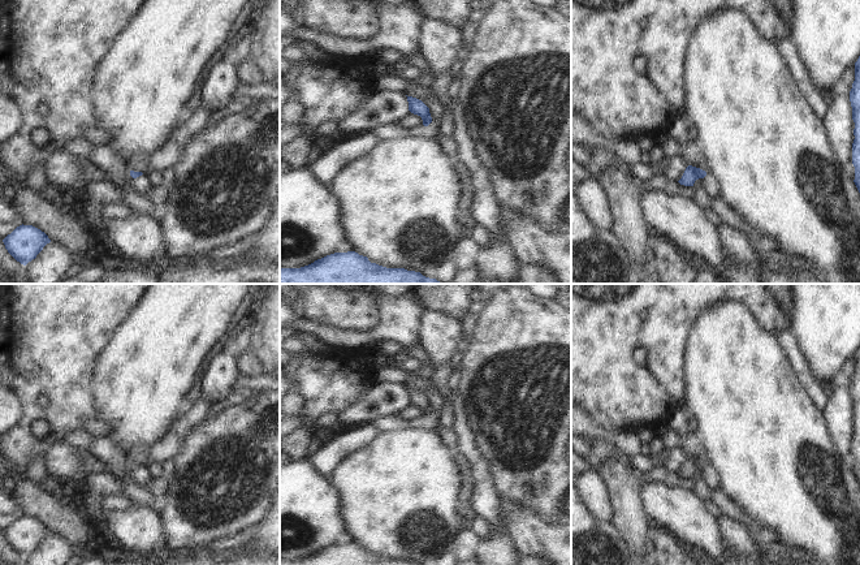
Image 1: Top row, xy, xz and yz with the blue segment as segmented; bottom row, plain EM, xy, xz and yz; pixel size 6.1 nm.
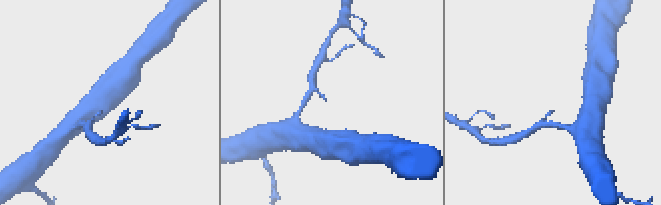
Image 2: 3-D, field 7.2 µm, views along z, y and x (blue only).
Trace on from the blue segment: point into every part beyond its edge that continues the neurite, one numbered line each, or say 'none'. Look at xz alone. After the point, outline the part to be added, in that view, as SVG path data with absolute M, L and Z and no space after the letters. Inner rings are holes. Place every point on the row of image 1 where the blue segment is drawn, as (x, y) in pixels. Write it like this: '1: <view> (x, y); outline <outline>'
none

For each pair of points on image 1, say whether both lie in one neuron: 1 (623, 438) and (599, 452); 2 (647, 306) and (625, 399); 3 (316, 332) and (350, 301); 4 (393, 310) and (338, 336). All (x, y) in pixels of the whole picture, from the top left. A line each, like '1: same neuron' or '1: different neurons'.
1: different neurons
2: same neuron
3: different neurons
4: same neuron

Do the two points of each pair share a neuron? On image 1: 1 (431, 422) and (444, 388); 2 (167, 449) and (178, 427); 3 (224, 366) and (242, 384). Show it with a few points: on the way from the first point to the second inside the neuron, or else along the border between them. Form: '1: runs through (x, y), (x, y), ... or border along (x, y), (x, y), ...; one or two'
1: border along (428, 379), (445, 401); two
2: runs through (169, 444), (176, 432); one
3: border along (241, 375), (229, 392); two

